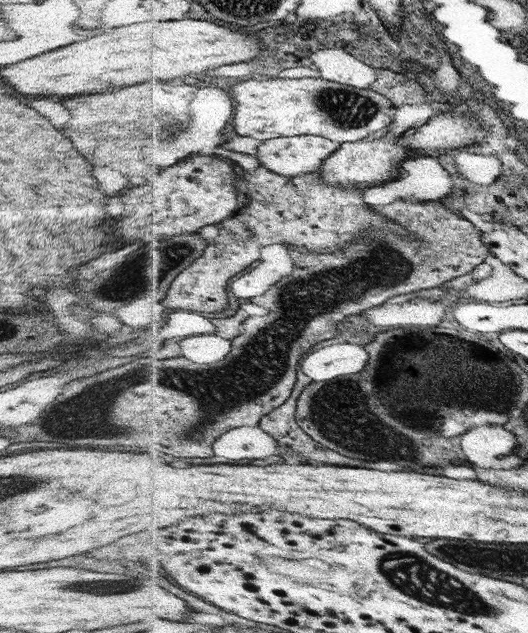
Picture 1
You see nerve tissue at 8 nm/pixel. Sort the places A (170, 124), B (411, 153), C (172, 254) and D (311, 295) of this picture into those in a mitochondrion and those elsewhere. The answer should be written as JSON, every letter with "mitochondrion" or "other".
{"A":"mitochondrion","B":"other","C":"mitochondrion","D":"mitochondrion"}

